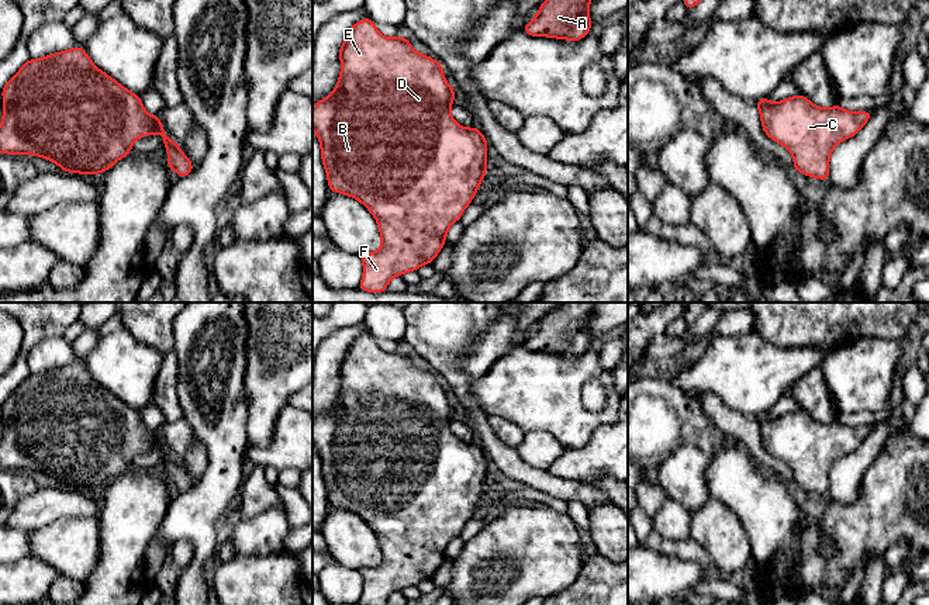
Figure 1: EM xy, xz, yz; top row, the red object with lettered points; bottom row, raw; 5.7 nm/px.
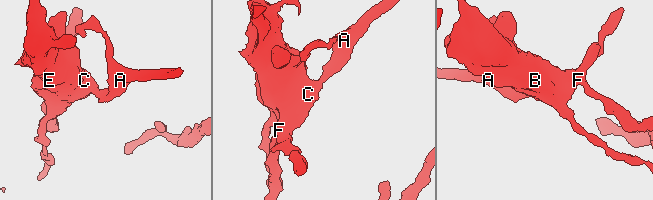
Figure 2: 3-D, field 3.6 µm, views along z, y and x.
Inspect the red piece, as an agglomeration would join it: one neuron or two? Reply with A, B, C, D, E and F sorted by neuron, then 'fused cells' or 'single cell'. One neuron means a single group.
groups A B C D E F; single cell

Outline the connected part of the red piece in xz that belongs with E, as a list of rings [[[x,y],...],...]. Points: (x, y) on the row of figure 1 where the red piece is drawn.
[[[366,17],[355,23],[349,30],[339,48],[339,58],[341,76],[338,84],[329,96],[312,107],[312,129],[320,139],[321,159],[327,172],[329,191],[359,200],[377,221],[381,235],[381,248],[377,252],[360,255],[363,262],[363,277],[359,290],[383,293],[387,290],[387,284],[393,277],[403,276],[405,272],[414,272],[424,265],[432,263],[435,256],[441,252],[450,225],[462,218],[464,208],[472,204],[473,196],[479,191],[481,179],[488,174],[486,169],[488,144],[477,127],[464,128],[452,118],[450,106],[456,94],[455,89],[448,84],[442,73],[443,66],[438,60],[414,51],[410,45],[410,38],[387,38],[377,31],[373,20]]]

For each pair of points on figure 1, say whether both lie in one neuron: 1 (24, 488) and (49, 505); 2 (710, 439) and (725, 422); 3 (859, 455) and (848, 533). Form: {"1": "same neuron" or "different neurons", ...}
{"1": "different neurons", "2": "different neurons", "3": "different neurons"}

